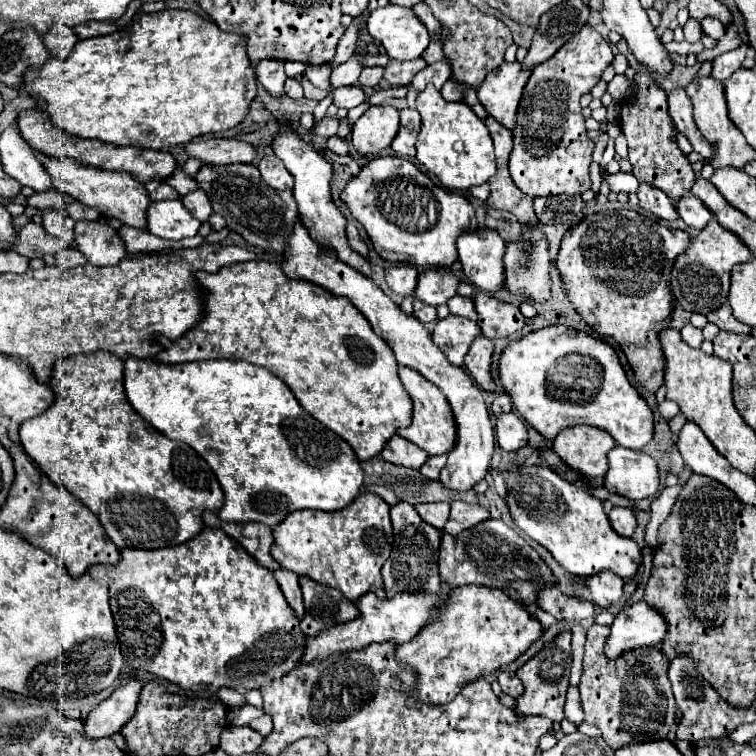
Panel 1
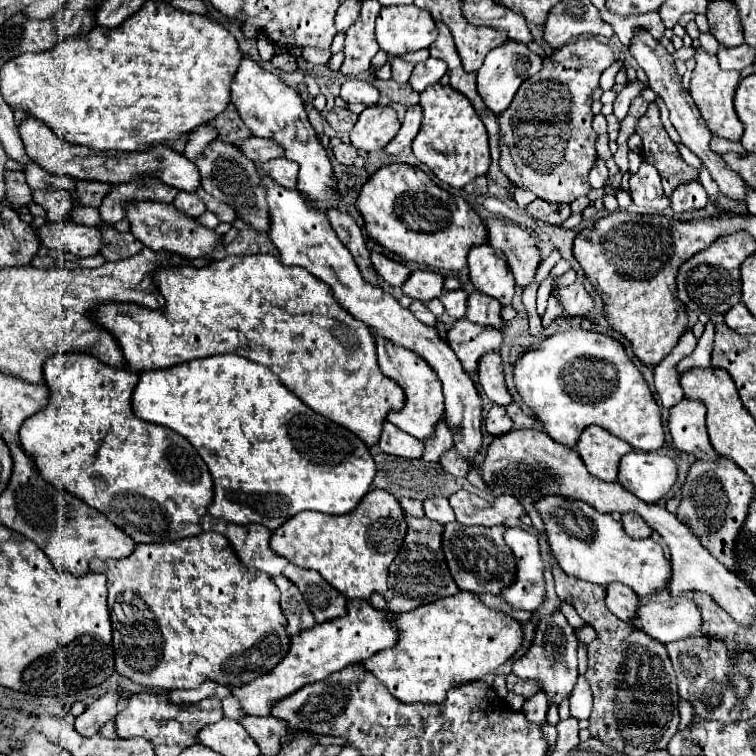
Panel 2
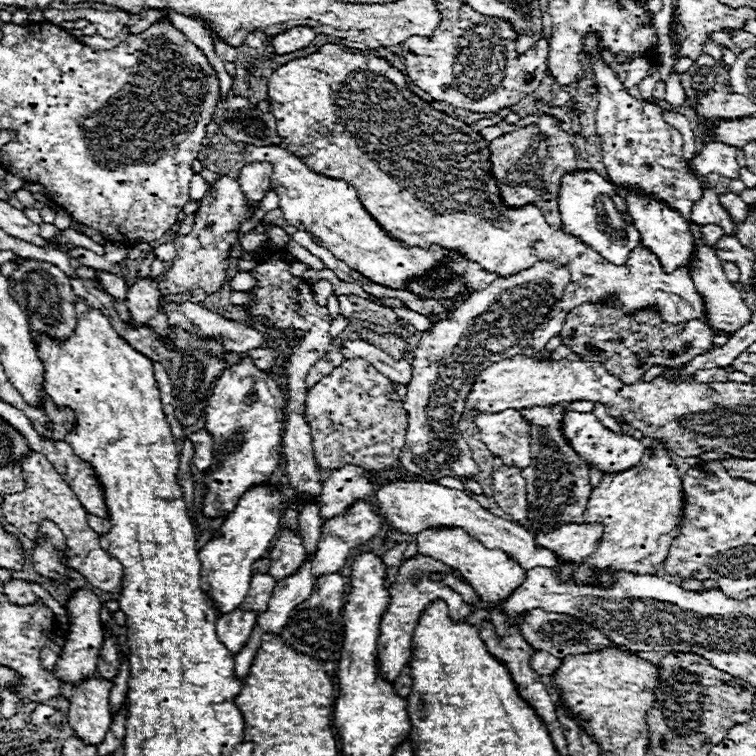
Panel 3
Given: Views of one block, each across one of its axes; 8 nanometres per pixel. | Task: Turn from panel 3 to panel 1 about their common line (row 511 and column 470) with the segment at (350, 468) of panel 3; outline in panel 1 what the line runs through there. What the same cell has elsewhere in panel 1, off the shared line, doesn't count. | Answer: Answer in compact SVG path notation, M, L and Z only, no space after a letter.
M448 316L444 320L438 320L436 330L432 332L432 340L452 364L462 366L462 360L466 352L470 350L470 344L480 334L482 330L478 322L462 318L462 316Z

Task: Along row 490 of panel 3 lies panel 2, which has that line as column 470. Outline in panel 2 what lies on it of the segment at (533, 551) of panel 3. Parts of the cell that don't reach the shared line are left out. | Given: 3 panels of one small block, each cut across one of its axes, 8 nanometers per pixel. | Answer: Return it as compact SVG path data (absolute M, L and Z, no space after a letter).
M262 176L262 180L268 188L266 200L270 204L270 214L272 214L270 238L280 252L280 262L286 266L306 268L312 276L326 282L334 290L336 300L348 312L352 312L354 318L362 320L378 336L390 340L392 344L412 350L414 354L418 354L428 362L428 366L436 372L436 376L444 386L446 424L450 430L454 430L454 448L466 462L474 462L482 448L482 426L484 426L482 398L476 390L474 380L470 378L470 374L464 372L462 364L458 364L446 340L440 338L436 328L418 322L418 318L408 308L402 308L392 294L384 292L380 286L374 286L362 278L358 266L354 264L354 258L350 256L346 246L338 240L328 218L320 210L310 208L298 190L288 190L278 184L272 184L268 176Z

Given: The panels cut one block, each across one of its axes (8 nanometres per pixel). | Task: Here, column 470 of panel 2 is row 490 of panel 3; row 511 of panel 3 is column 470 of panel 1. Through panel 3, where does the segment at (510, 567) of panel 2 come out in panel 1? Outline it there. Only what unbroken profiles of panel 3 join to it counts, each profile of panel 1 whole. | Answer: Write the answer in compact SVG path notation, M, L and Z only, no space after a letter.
M486 520L478 526L458 534L442 534L440 544L440 578L456 586L468 586L478 584L486 588L502 588L506 596L510 596L514 602L532 604L536 600L536 592L546 584L556 584L550 568L546 562L538 556L538 552L526 544L522 536L518 536L508 524L502 520Z

